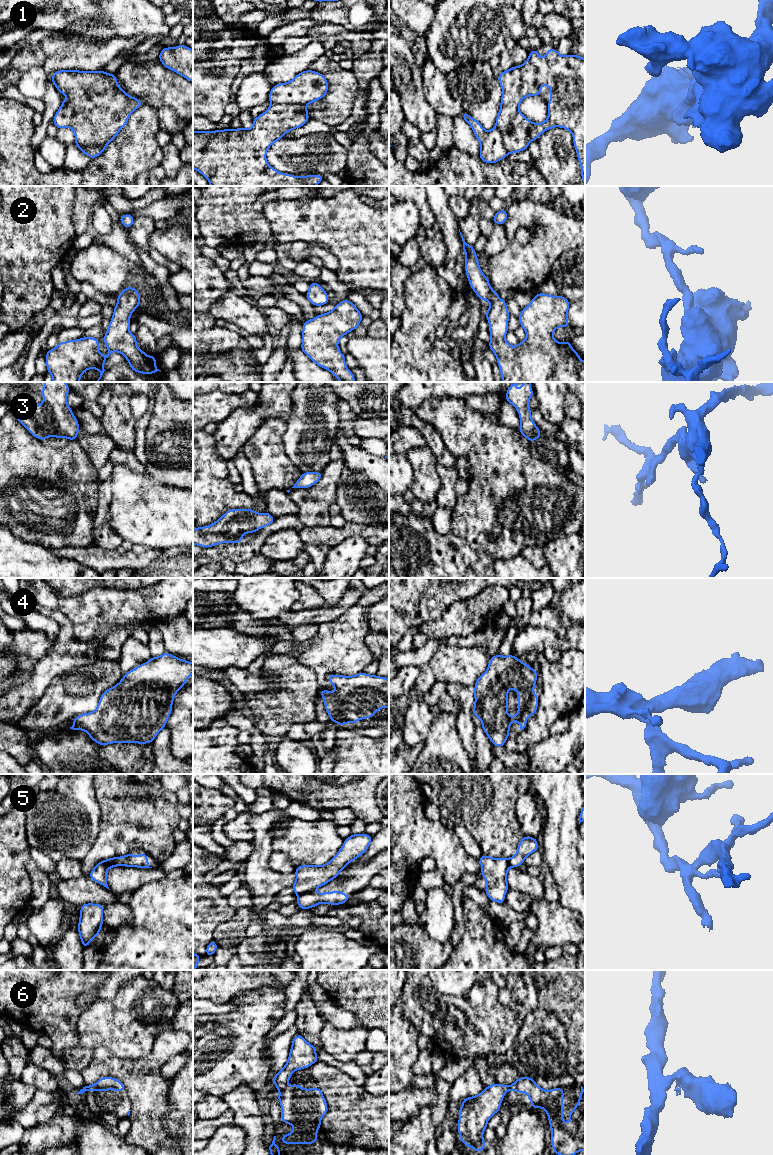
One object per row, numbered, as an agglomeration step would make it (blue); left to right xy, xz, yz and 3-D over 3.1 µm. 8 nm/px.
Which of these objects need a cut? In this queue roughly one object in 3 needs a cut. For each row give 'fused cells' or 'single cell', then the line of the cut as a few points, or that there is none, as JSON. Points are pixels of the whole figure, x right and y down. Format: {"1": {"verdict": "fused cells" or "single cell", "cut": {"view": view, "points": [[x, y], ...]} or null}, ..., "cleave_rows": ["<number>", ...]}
{"1": {"verdict": "fused cells", "cut": {"view": "xy", "points": [[113, 137], [101, 146], [77, 145]]}}, "2": {"verdict": "single cell", "cut": null}, "3": {"verdict": "single cell", "cut": null}, "4": {"verdict": "single cell", "cut": null}, "5": {"verdict": "fused cells", "cut": {"view": "xz", "points": [[313, 890], [298, 896]]}}, "6": {"verdict": "fused cells", "cut": {"view": "xz", "points": [[285, 1087], [281, 1092]]}}, "cleave_rows": ["1", "5", "6"]}

